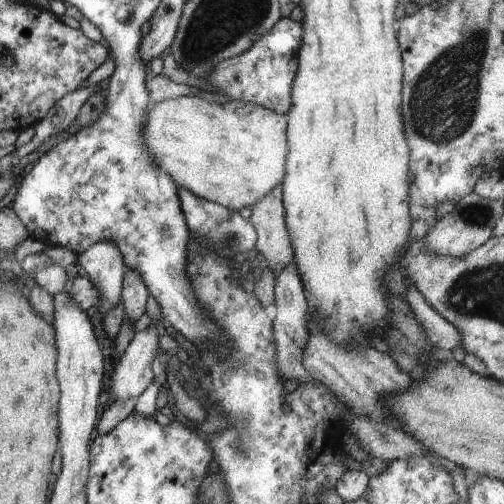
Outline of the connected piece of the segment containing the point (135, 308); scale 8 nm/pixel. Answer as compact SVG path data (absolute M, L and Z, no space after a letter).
M127 269L123 277L121 291L125 312L124 320L128 318L135 325L136 321L145 313L147 299L150 296L145 281L140 277L140 274L133 269Z

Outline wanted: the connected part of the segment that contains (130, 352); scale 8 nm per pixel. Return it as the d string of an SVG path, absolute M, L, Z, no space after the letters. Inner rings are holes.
M156 324L147 330L136 333L126 352L118 359L114 373L111 375L110 390L115 400L139 398L155 380L151 365L158 354L159 338Z

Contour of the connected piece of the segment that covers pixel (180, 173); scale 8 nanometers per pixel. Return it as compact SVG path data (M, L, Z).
M190 94L163 102L151 102L145 110L141 134L151 160L177 188L187 189L197 198L220 204L232 211L252 207L276 186L282 185L285 176L287 117L258 104L237 101L215 104Z

